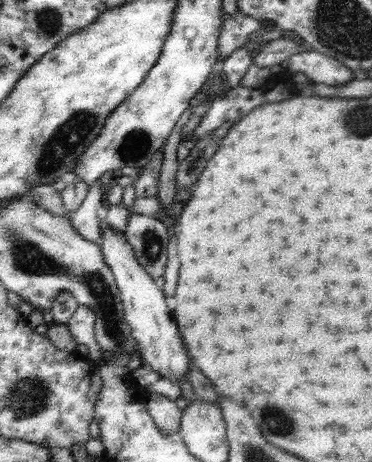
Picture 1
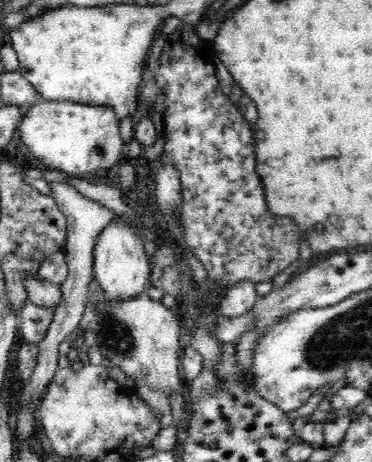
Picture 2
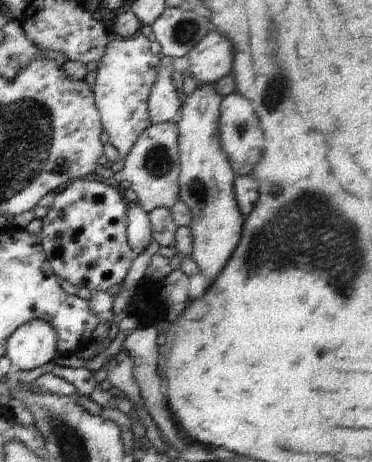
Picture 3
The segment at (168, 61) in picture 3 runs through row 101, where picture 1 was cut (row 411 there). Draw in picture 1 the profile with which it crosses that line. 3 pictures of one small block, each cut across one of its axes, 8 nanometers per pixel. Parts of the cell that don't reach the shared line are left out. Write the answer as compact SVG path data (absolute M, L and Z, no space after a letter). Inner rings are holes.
M149 392L147 402L149 402L149 414L153 414L153 418L157 420L157 426L161 426L165 434L181 432L183 412L179 410L179 402L173 402L167 396L161 396L157 392Z

